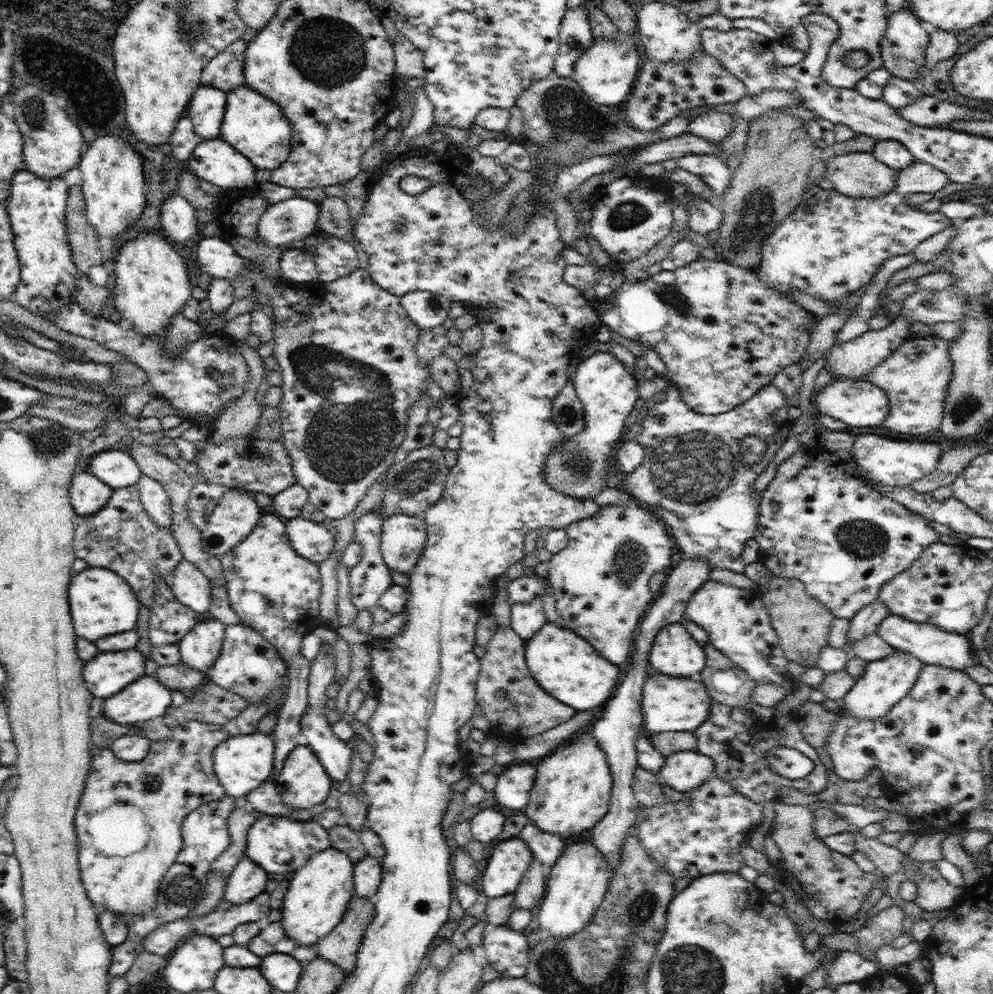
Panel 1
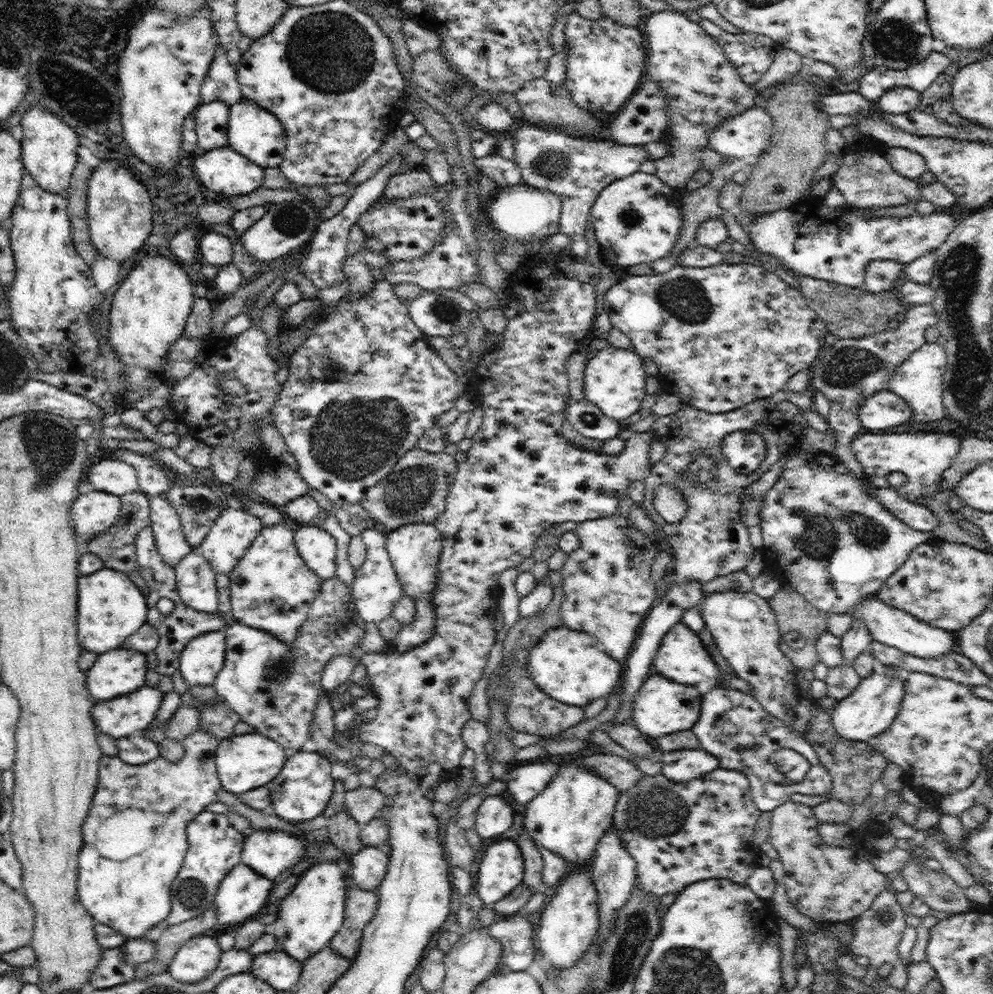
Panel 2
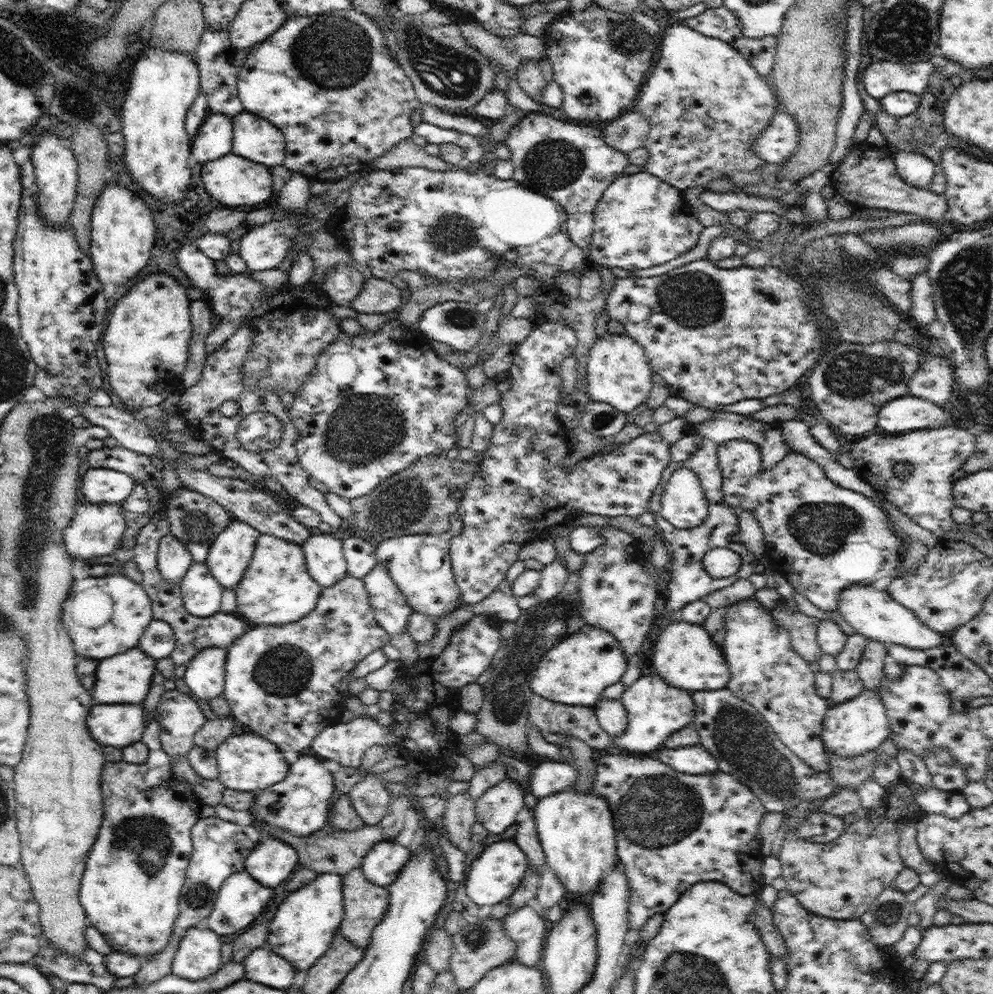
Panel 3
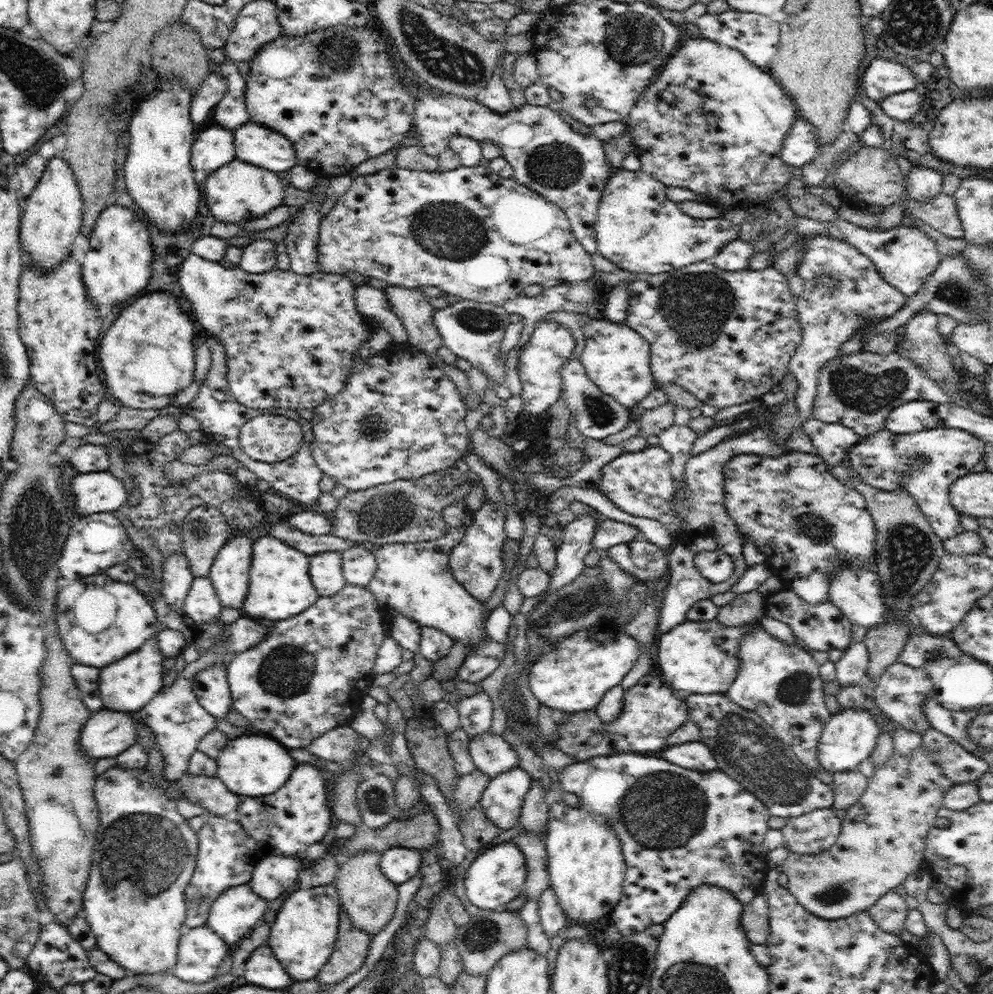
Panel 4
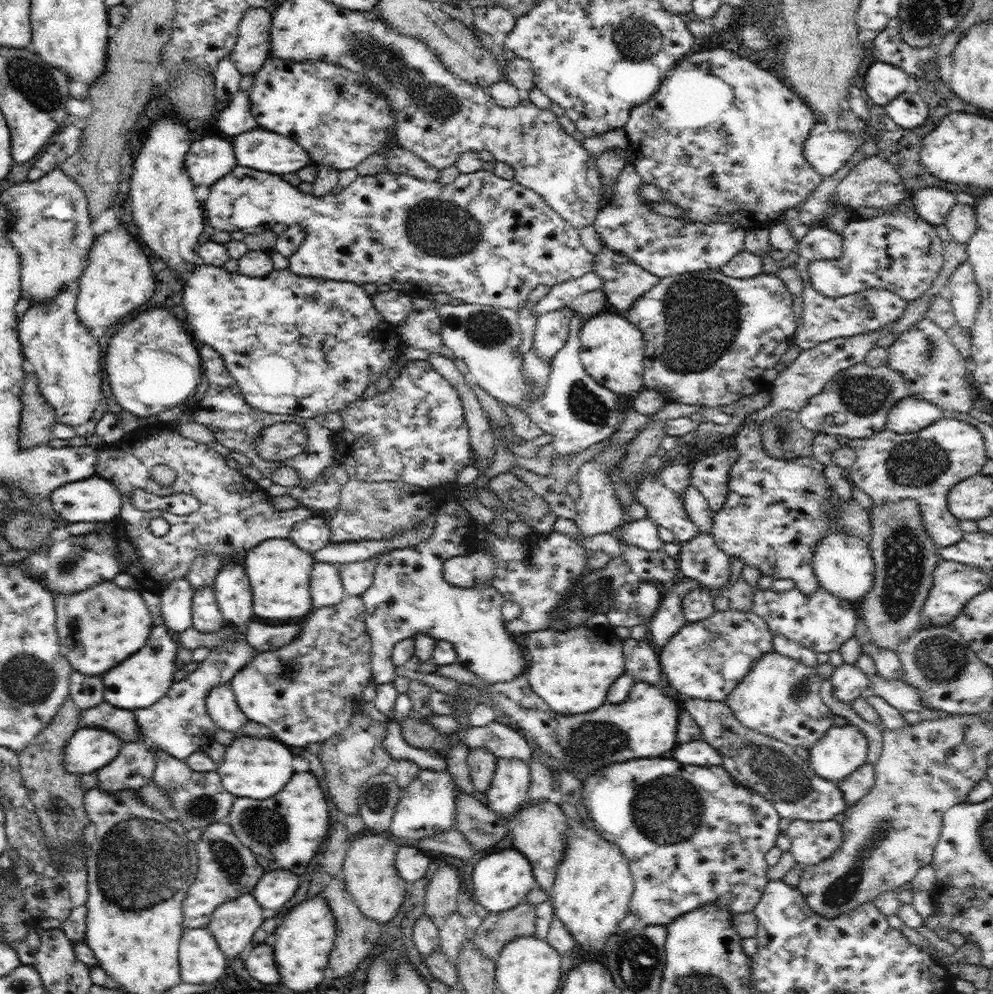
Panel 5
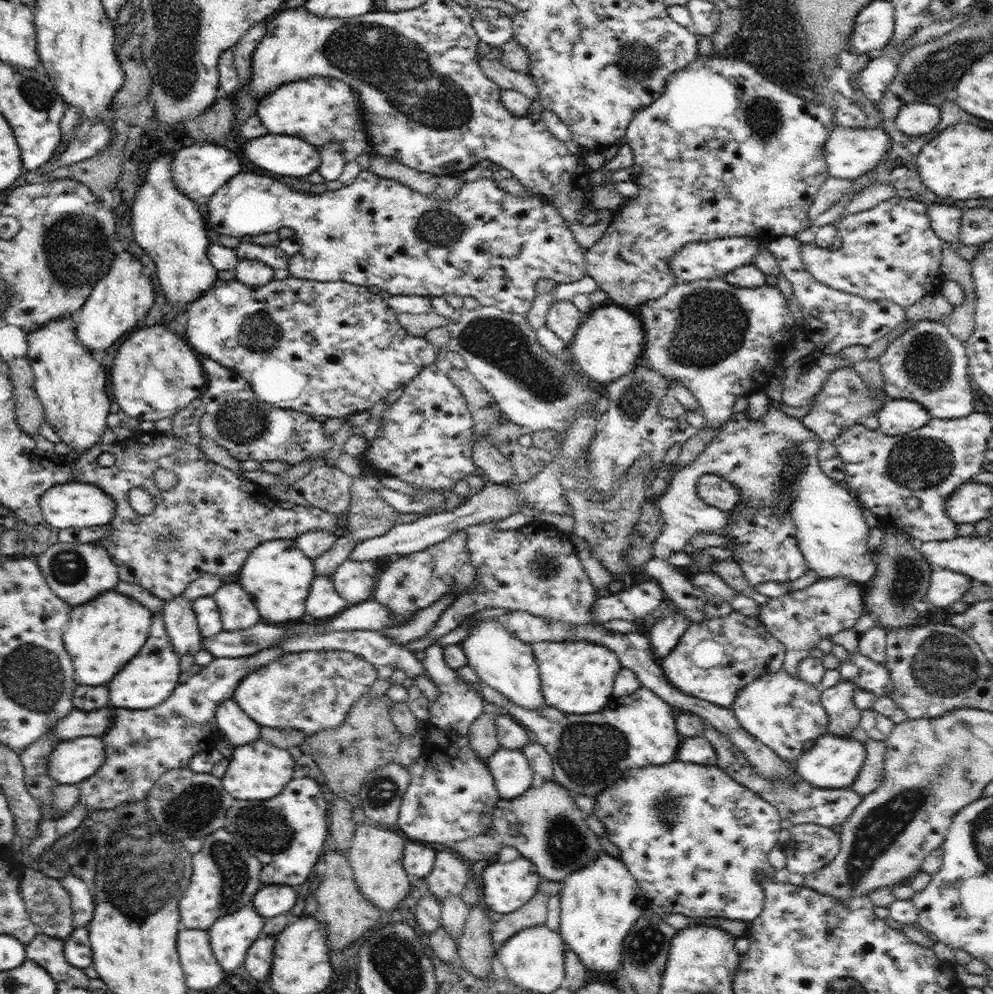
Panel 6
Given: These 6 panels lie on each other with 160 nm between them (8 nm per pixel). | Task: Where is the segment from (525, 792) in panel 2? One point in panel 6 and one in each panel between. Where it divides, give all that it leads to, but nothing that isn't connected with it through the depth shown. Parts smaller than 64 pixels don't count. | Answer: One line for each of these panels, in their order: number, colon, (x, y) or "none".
3: (550, 777)
4: (680, 829)
5: (691, 835)
6: (694, 839)

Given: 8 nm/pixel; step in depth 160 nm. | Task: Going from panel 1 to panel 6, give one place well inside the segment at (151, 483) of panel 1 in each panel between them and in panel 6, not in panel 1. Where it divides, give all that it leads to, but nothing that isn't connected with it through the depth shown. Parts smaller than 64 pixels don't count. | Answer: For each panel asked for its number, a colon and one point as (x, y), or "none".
2: (170, 541)
3: (174, 559)
4: (177, 578)
5: (176, 599)
6: (180, 619)

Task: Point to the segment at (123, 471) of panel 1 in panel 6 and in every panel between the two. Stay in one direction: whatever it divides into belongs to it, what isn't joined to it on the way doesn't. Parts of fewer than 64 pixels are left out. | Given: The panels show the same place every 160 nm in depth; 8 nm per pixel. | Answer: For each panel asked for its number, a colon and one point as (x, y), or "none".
2: (109, 475)
3: (98, 484)
4: (98, 491)
5: (92, 499)
6: (73, 504)

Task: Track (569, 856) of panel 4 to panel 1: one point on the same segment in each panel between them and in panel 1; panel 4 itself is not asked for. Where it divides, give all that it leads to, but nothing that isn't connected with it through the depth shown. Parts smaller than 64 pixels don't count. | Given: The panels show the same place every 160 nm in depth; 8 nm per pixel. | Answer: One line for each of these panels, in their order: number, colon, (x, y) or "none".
1: (571, 794)
2: (573, 813)
3: (576, 831)

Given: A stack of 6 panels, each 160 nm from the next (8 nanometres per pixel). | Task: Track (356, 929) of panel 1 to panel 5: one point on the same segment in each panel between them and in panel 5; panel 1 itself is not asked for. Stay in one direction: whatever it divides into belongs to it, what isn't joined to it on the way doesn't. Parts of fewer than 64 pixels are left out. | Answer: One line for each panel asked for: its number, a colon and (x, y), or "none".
2: (360, 906)
3: (365, 903)
4: (367, 895)
5: (369, 871)

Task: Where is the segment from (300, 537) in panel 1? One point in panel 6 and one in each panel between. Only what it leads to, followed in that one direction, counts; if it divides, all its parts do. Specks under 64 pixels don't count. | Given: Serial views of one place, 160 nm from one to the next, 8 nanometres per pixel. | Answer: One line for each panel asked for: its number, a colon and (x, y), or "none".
2: (318, 548)
3: (323, 554)
4: (325, 569)
5: (326, 587)
6: (323, 603)

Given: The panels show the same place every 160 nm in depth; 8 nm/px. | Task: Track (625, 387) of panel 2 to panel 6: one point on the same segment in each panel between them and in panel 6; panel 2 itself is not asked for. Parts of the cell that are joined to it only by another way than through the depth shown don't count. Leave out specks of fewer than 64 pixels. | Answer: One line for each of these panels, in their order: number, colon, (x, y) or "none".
3: (618, 371)
4: (617, 359)
5: (612, 350)
6: (610, 342)

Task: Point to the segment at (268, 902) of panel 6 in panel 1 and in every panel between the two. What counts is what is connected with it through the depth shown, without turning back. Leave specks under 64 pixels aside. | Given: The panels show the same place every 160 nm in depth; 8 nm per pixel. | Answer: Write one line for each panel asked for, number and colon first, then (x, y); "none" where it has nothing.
1: (268, 837)
2: (269, 852)
3: (271, 862)
4: (273, 874)
5: (276, 887)

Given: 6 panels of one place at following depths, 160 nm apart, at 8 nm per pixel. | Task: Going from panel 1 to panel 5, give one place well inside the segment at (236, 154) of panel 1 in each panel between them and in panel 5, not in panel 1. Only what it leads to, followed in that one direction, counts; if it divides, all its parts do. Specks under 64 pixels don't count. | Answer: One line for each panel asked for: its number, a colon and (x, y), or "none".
2: (222, 170)
3: (232, 180)
4: (239, 192)
5: (485, 240)

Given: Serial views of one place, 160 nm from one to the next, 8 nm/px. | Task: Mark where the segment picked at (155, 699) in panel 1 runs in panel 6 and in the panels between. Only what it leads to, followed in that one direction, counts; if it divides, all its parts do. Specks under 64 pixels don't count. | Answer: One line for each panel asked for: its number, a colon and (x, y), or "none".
2: (128, 715)
3: (119, 725)
4: (106, 734)
5: (90, 748)
6: (72, 761)

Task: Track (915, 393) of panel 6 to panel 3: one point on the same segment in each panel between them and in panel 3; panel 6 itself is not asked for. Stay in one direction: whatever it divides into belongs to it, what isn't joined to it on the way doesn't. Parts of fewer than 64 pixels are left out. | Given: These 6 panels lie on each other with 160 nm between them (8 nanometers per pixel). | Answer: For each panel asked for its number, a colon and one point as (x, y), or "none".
3: (923, 312)
4: (923, 343)
5: (936, 371)

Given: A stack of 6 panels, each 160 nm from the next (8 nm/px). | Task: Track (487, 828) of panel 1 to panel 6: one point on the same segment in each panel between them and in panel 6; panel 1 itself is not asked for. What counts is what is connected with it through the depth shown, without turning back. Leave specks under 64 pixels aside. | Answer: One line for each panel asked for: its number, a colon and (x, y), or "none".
2: (495, 815)
3: (502, 805)
4: (502, 801)
5: (509, 789)
6: (513, 776)

